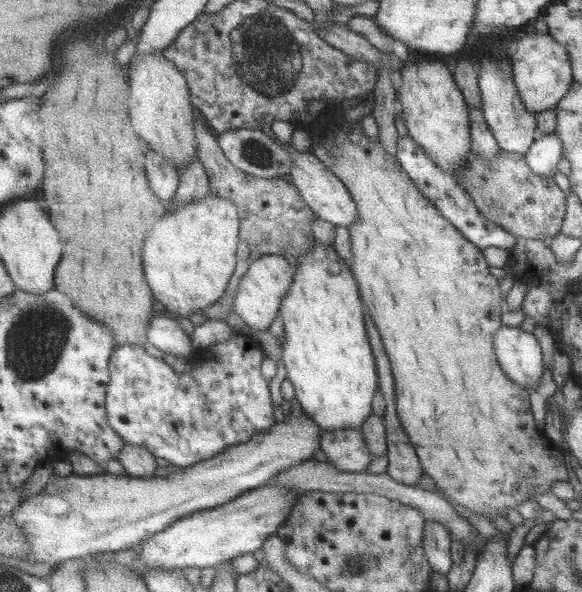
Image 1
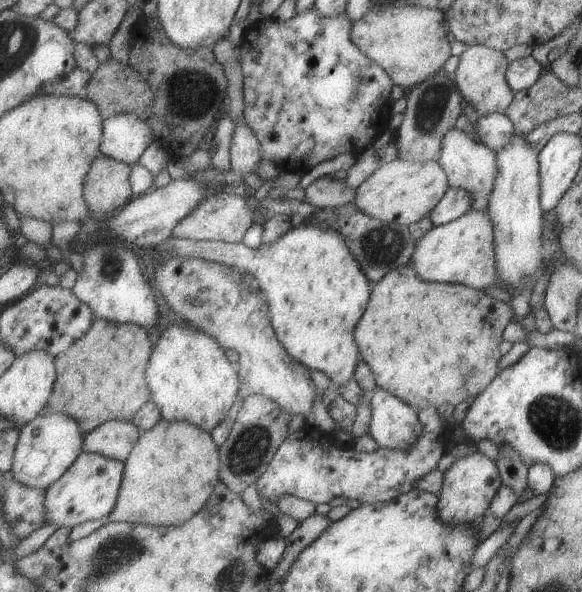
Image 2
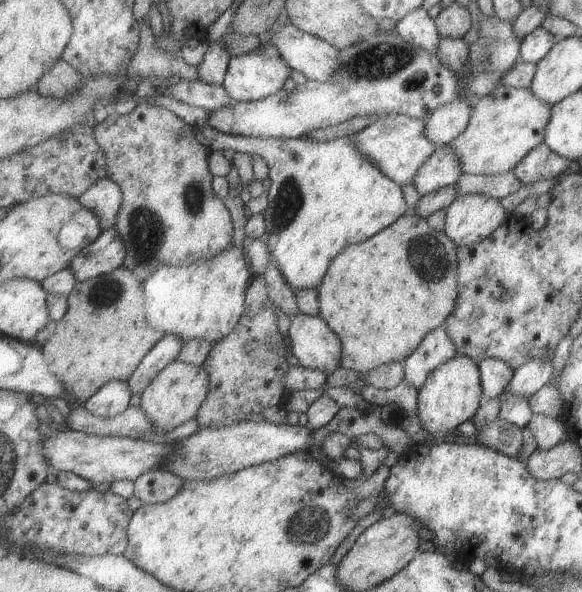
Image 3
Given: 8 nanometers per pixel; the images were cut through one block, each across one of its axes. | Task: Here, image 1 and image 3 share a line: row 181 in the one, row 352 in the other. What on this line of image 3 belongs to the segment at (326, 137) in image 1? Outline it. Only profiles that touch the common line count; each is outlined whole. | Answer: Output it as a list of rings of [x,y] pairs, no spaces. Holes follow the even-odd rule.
[[[408,213],[400,220],[397,220],[391,227],[385,228],[382,232],[376,233],[370,240],[363,243],[347,246],[341,256],[335,258],[335,264],[331,264],[331,272],[325,280],[325,284],[319,286],[319,305],[320,316],[331,326],[331,329],[339,336],[342,341],[342,367],[358,373],[373,371],[380,365],[405,361],[417,348],[422,341],[438,327],[444,327],[447,318],[455,311],[458,304],[458,245],[446,234],[437,232],[428,224],[428,220],[419,214]]]

